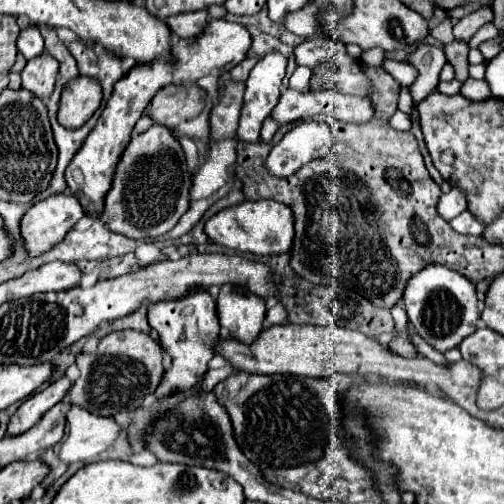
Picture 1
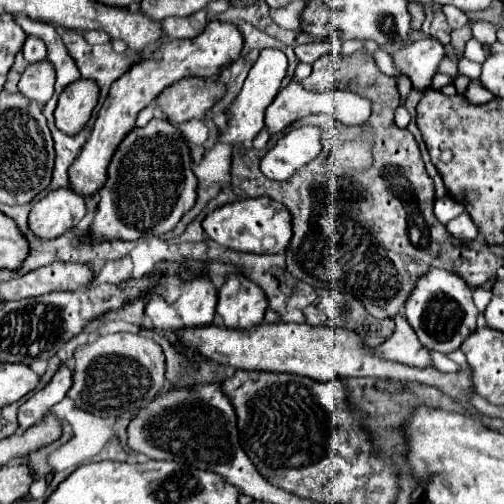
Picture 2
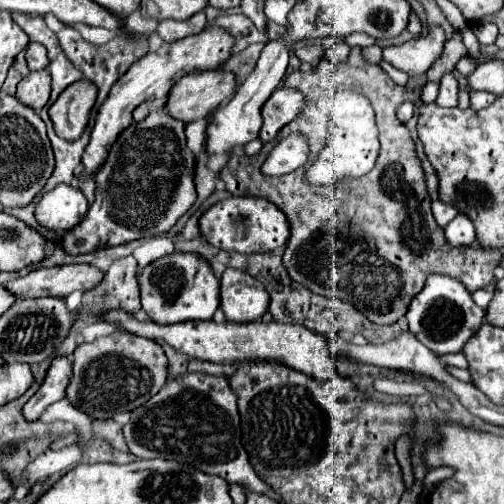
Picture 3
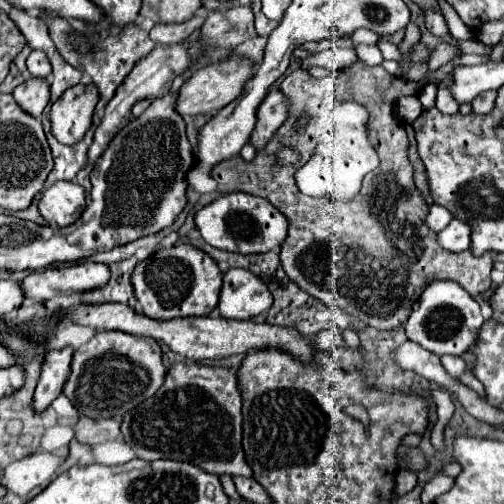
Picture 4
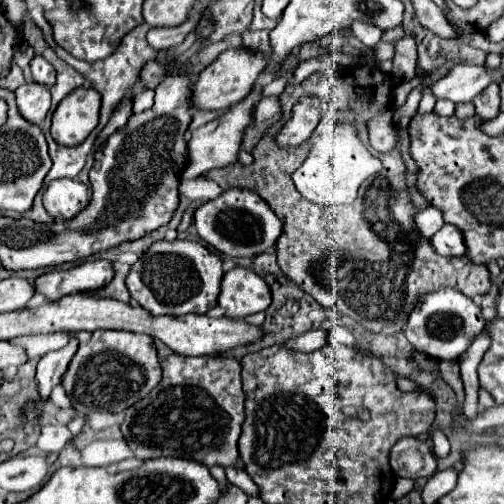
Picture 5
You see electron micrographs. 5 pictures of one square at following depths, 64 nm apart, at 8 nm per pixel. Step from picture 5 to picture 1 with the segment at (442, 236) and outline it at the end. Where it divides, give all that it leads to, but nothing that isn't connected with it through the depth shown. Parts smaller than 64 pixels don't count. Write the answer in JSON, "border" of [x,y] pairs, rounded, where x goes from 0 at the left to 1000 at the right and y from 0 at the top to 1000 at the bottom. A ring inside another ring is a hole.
{"border":[[[921,417],[909,433],[893,437],[893,448],[917,464],[956,464],[960,460],[960,440],[952,440],[952,433],[944,433],[933,417]]]}

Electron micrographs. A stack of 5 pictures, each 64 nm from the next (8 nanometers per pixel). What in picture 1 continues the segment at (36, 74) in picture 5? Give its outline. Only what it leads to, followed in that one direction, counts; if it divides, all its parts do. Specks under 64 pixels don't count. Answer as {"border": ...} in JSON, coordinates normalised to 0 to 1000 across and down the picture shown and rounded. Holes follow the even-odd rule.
{"border":[[[52,52],[40,60],[36,71],[36,99],[48,107],[52,119],[87,103],[87,75],[79,71],[71,52]]]}

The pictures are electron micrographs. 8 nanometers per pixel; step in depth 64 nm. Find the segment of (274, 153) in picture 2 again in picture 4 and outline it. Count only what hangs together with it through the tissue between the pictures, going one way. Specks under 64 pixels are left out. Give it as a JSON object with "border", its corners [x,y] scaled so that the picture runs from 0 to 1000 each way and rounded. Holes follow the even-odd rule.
{"border":[[[563,292],[550,304],[552,325],[556,329],[569,329],[587,323],[593,317],[589,300]]]}

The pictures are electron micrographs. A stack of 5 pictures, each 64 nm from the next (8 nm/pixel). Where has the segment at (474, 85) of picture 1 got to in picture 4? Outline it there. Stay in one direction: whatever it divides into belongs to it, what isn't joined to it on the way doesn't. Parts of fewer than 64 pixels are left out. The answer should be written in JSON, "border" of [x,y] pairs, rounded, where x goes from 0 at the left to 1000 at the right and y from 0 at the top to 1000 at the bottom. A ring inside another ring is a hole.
{"border":[[[980,179],[956,183],[952,190],[944,190],[944,198],[937,198],[937,222],[968,226],[980,214],[980,198],[984,198],[984,183]]]}

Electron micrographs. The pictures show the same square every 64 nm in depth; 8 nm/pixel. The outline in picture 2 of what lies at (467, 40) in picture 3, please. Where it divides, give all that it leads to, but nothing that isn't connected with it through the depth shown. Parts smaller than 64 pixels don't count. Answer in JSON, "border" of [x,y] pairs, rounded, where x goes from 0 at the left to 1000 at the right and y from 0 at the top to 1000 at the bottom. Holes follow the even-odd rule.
{"border":[[[933,75],[933,79],[929,79],[929,87],[925,87],[925,99],[921,99],[921,111],[925,111],[929,119],[956,123],[956,115],[960,115],[964,107],[960,107],[960,99],[956,99],[952,83],[944,83],[940,75]]]}

